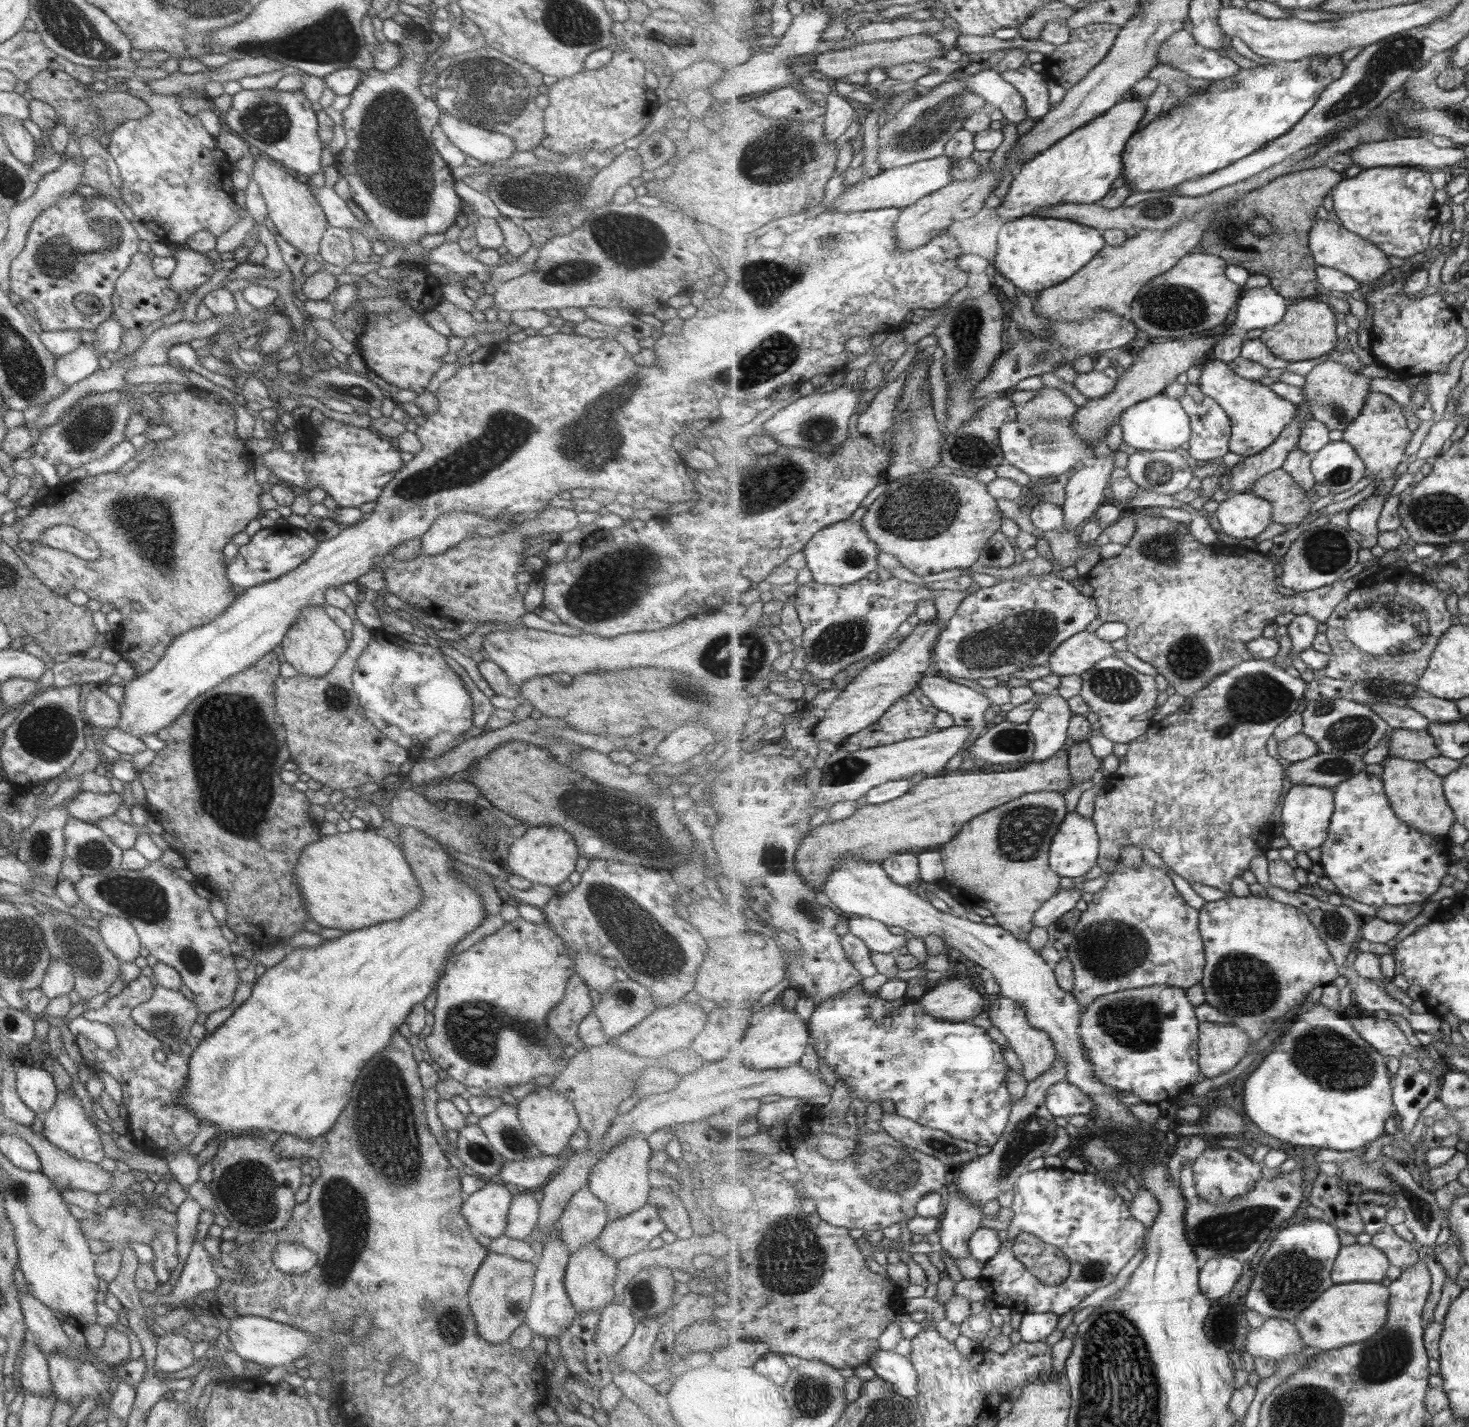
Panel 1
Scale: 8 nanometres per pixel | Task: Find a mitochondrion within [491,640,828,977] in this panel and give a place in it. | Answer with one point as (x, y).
(644, 844)

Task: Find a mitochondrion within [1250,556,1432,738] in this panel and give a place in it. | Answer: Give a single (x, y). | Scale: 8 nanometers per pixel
(1378, 690)

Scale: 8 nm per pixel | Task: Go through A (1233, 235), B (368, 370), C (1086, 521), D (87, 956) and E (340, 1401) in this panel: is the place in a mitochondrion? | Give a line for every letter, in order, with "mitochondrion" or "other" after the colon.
A: mitochondrion
B: other
C: other
D: mitochondrion
E: other

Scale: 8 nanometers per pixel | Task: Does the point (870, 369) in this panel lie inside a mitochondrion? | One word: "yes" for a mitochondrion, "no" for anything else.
no

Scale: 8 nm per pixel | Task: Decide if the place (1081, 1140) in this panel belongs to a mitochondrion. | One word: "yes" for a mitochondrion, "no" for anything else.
no

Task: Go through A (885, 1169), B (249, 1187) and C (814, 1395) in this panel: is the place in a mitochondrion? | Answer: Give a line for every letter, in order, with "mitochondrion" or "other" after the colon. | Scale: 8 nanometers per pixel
A: mitochondrion
B: mitochondrion
C: mitochondrion

